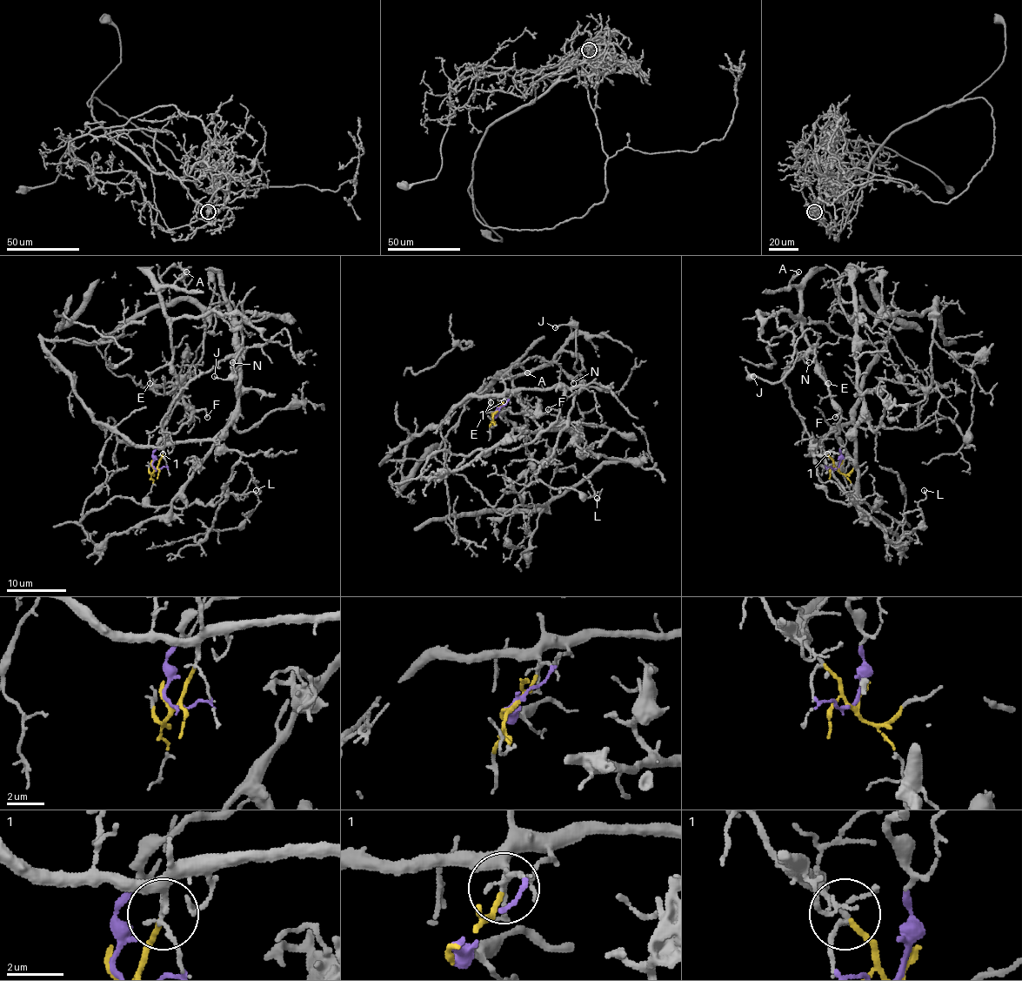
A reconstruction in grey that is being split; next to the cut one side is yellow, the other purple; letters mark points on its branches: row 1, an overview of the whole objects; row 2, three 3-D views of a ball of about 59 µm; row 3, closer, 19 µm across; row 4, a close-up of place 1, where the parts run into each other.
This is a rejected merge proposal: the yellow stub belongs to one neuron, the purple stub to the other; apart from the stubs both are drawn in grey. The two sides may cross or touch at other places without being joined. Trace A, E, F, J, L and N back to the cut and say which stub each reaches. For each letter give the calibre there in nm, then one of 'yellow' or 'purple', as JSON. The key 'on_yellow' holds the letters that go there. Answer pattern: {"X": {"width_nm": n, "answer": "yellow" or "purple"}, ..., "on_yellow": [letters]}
{"A": {"width_nm": 200, "answer": "purple"}, "E": {"width_nm": 150, "answer": "purple"}, "F": {"width_nm": 150, "answer": "purple"}, "J": {"width_nm": 140, "answer": "purple"}, "L": {"width_nm": 160, "answer": "yellow"}, "N": {"width_nm": 140, "answer": "purple"}, "on_yellow": ["L"]}

